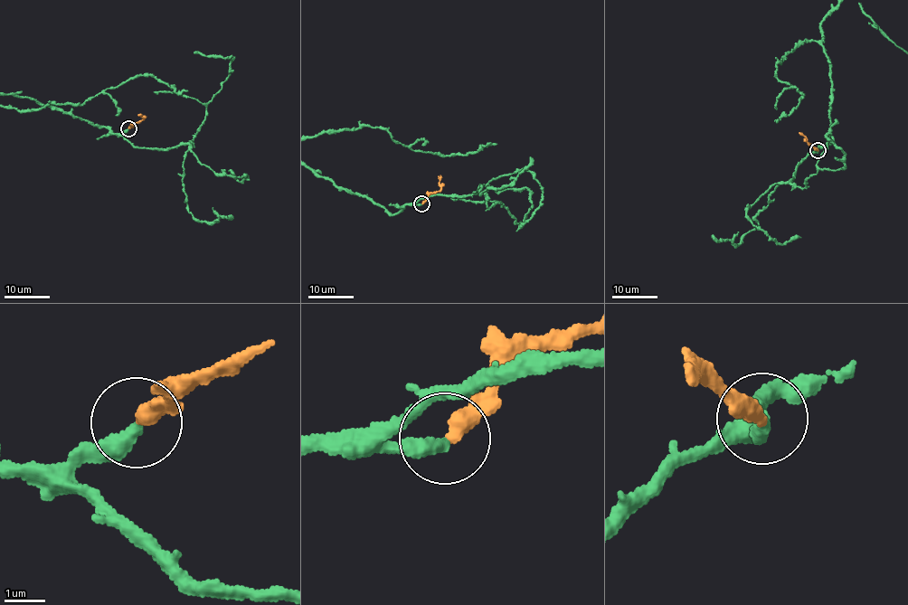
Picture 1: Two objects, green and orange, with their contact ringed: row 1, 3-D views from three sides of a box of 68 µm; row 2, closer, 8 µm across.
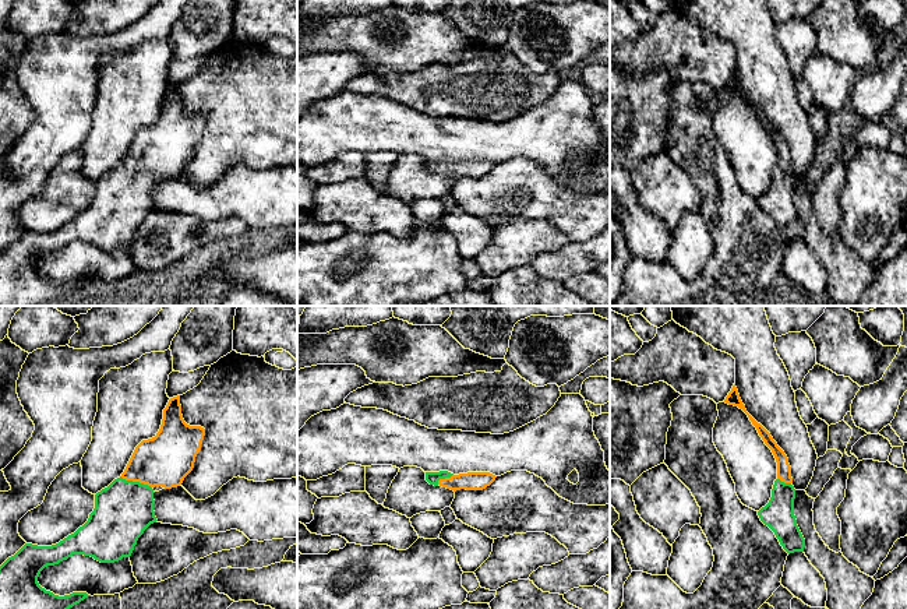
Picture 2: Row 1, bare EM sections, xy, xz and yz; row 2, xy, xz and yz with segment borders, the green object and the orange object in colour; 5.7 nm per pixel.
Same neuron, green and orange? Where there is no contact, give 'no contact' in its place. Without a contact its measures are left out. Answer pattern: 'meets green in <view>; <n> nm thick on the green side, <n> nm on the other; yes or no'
meets green in xy; 340 nm thick on the green side, 300 nm on the other; yes

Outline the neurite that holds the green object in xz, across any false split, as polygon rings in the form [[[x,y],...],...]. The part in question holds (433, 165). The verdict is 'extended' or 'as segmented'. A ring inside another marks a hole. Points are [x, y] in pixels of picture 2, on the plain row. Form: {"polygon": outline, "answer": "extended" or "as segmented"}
{"polygon": [[[448,158],[426,159],[426,168],[434,173],[442,173],[454,179],[466,177],[483,177],[495,168],[495,162],[490,159],[467,159],[454,162]]], "answer": "extended"}

